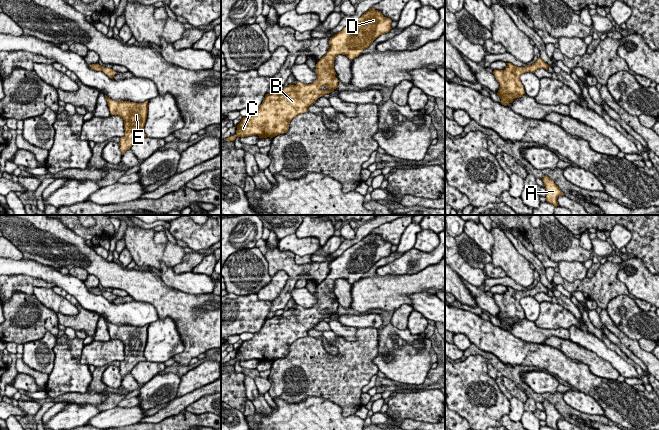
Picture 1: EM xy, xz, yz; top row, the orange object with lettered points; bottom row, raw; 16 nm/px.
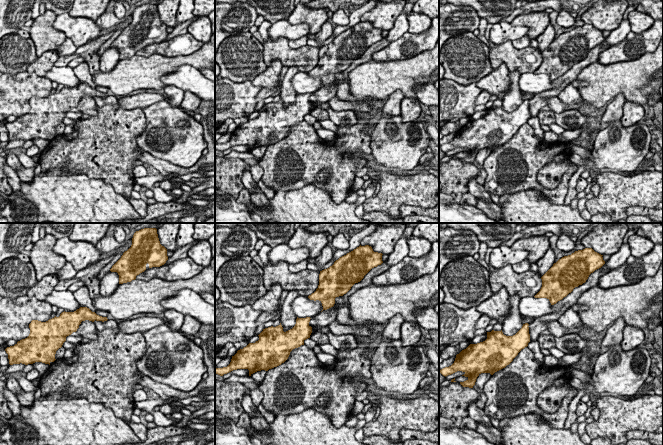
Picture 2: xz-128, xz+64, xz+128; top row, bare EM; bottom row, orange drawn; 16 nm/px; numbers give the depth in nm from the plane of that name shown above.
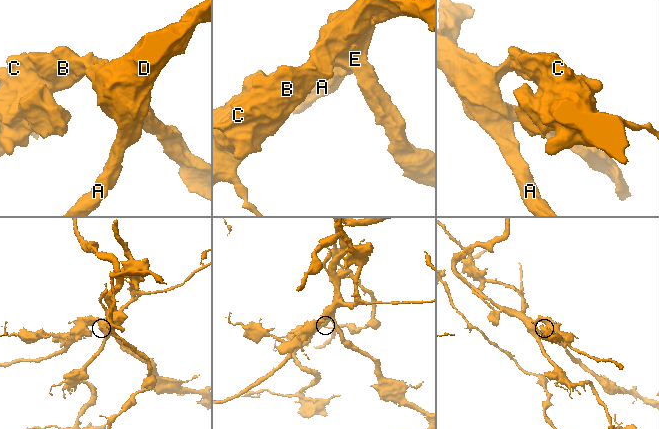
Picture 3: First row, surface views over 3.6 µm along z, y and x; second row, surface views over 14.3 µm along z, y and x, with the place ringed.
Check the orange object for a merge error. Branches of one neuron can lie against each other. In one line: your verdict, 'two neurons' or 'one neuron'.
one neuron

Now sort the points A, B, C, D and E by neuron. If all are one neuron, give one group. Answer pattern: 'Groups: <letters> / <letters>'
Groups: A B C D E

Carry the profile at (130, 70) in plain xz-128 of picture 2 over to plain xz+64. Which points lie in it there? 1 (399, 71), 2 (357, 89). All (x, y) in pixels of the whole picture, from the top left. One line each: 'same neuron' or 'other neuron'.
1: same neuron
2: same neuron

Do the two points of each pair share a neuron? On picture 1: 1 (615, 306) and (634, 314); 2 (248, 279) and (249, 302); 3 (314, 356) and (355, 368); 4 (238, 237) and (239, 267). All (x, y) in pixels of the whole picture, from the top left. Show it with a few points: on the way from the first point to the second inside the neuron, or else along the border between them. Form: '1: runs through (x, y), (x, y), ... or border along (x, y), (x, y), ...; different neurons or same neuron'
1: runs through (620, 309), (629, 314); same neuron
2: border along (231, 292), (237, 295), (256, 294); different neurons
3: runs through (324, 366), (326, 368), (345, 368); same neuron
4: border along (254, 246), (238, 249), (231, 254); different neurons

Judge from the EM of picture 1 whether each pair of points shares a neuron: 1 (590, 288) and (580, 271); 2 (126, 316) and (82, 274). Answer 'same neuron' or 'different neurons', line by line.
1: different neurons
2: different neurons

